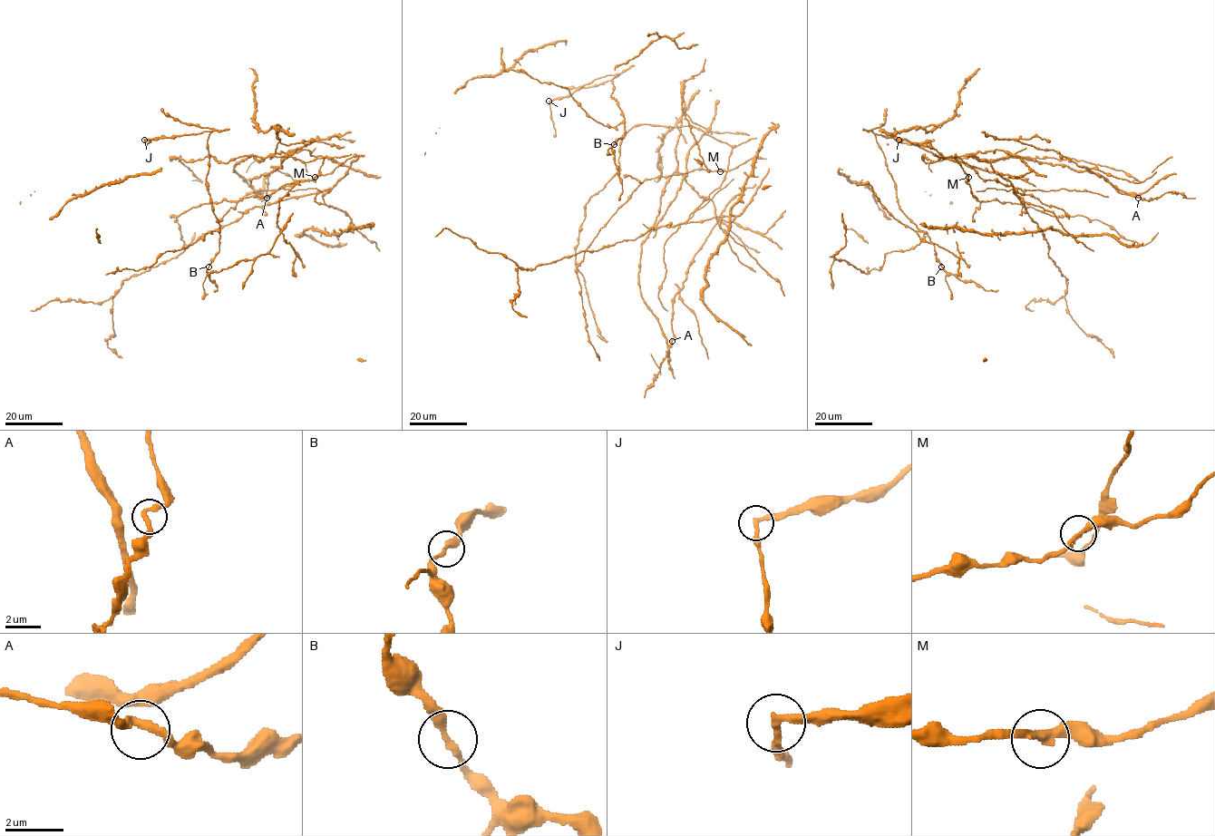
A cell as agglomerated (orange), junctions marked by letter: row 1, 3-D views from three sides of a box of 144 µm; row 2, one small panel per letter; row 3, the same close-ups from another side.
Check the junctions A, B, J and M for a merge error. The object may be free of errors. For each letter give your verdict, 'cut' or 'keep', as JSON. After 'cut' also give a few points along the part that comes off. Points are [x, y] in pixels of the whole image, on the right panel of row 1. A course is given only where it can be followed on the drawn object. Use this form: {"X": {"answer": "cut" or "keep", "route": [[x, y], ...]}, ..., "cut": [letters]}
{"A": {"answer": "keep"}, "B": {"answer": "keep"}, "J": {"answer": "cut", "route": [[898, 140], [908, 144], [934, 140]]}, "M": {"answer": "keep"}, "cut": ["J"]}

